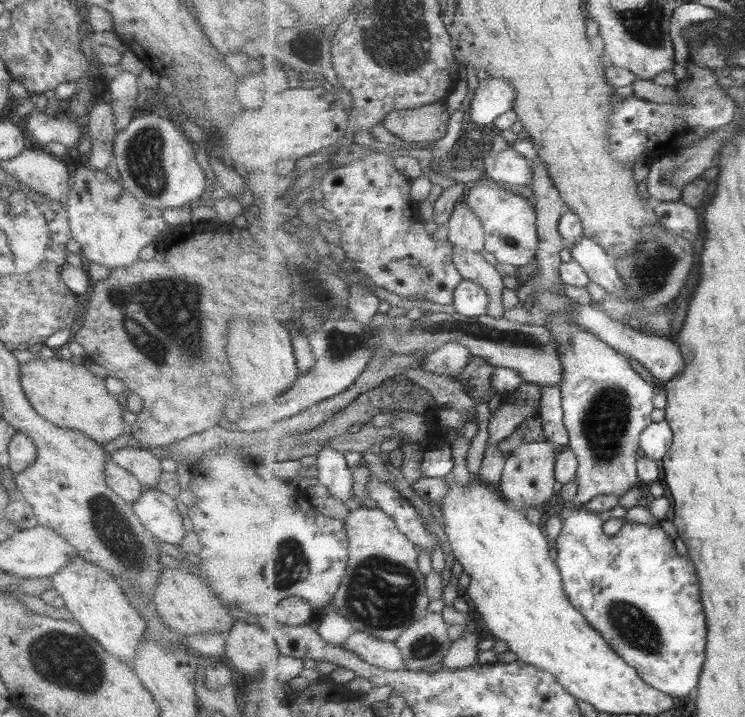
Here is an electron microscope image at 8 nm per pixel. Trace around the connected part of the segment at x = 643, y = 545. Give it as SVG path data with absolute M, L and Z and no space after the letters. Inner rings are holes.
M617 506L614 510L608 512L597 513L590 511L586 507L564 508L558 516L562 518L563 530L557 540L558 558L557 563L560 565L562 571L562 578L564 578L566 592L572 603L576 608L582 612L586 612L586 618L594 624L596 628L602 628L602 633L608 643L614 647L616 652L624 657L628 663L634 665L638 669L640 675L646 679L646 682L653 685L654 688L662 689L662 692L668 693L670 696L678 696L686 698L694 692L694 688L699 688L701 683L702 674L704 672L705 664L707 662L707 648L708 646L708 614L706 614L706 606L702 600L702 586L700 586L700 576L698 576L698 567L696 563L690 562L688 558L684 558L678 548L676 548L676 556L674 556L675 541L668 536L668 532L662 528L660 524L649 525L642 523L634 523L630 518L627 518L628 510L622 506ZM610 518L624 518L626 522L621 528L620 532L611 537L606 534L604 526Z

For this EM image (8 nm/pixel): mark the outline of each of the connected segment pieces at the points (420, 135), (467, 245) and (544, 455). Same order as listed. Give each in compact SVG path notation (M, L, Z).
M447 100L422 106L391 112L384 123L399 141L406 140L442 140L448 134L452 112Z
M466 200L460 202L448 222L449 238L458 249L486 253L487 232L482 218Z
M550 440L522 444L517 447L514 455L508 458L504 476L499 486L502 495L510 502L512 508L525 513L556 496L556 484L559 481L556 472L558 456L554 441Z

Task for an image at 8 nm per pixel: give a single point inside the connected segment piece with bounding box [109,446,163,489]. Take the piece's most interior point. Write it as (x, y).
(145, 466)

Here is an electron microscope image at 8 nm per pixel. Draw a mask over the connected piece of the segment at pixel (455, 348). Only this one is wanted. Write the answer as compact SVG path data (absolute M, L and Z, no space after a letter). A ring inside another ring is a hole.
M454 341L446 345L438 351L430 353L422 364L422 369L432 371L438 374L451 374L457 375L460 373L470 362L472 358L468 345Z

